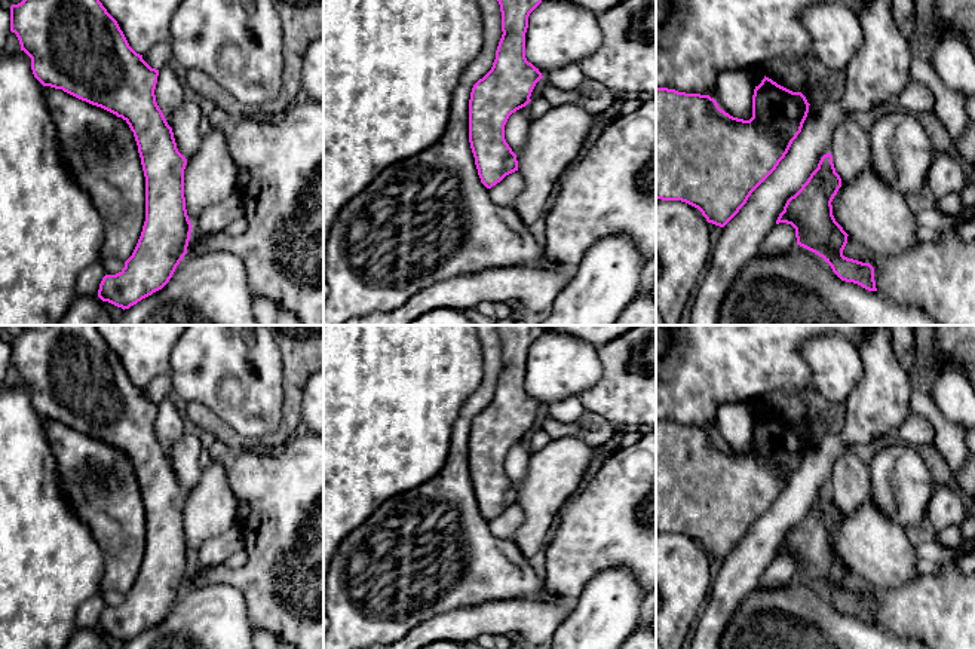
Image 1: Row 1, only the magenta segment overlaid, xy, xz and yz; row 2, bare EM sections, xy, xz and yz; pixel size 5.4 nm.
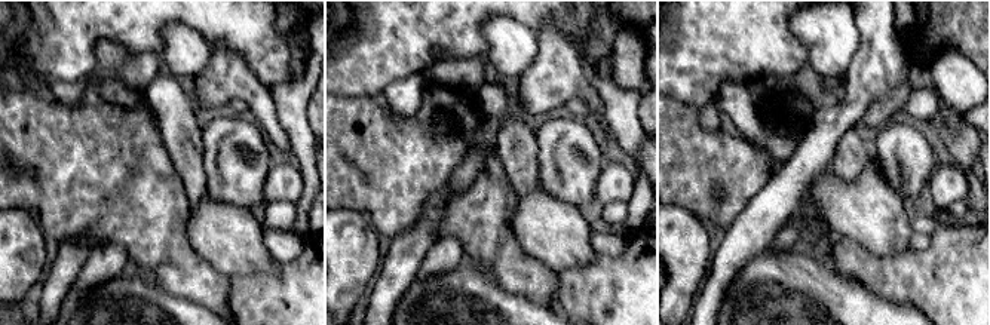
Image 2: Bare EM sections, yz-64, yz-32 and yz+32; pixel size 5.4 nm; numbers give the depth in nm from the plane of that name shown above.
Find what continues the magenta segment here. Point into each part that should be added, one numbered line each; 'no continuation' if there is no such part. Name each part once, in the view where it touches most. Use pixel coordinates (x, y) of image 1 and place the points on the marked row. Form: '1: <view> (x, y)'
no continuation

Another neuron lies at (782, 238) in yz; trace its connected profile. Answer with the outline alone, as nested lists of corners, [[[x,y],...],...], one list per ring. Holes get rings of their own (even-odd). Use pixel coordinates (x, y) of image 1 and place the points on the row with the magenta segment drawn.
[[[779,223],[766,236],[758,248],[758,255],[761,258],[769,258],[772,255],[782,255],[797,245],[795,229],[791,224]]]

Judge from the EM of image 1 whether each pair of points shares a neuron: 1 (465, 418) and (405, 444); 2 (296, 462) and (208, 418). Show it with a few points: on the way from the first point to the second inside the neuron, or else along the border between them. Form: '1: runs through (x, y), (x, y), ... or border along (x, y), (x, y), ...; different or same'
1: border along (474, 392), (454, 422), (445, 456); different
2: border along (301, 429), (276, 450), (238, 450); different

